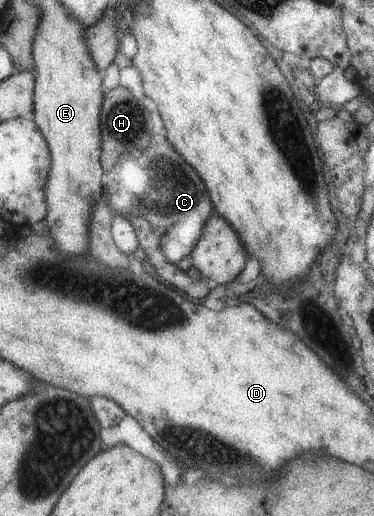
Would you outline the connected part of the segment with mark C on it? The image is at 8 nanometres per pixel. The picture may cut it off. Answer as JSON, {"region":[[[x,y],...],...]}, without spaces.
{"region":[[[151,135],[151,142],[145,150],[131,150],[123,152],[113,163],[113,168],[103,174],[103,200],[116,214],[133,214],[144,218],[150,226],[161,230],[159,244],[165,260],[174,265],[184,256],[191,255],[192,248],[197,238],[203,232],[205,220],[214,213],[207,189],[203,181],[179,153],[171,146],[171,143],[162,135]]]}

